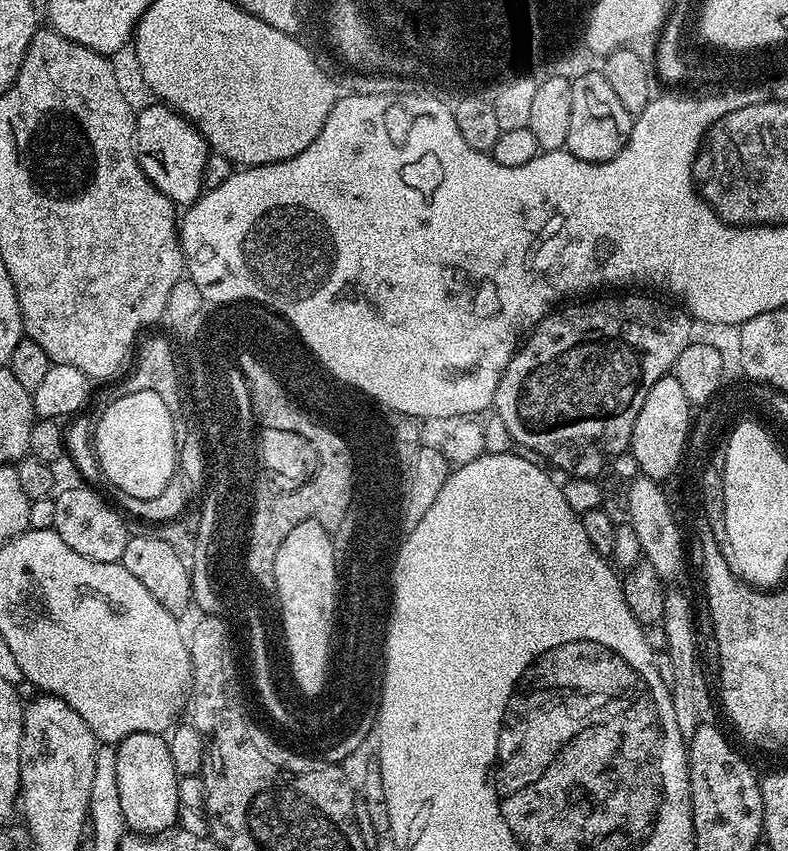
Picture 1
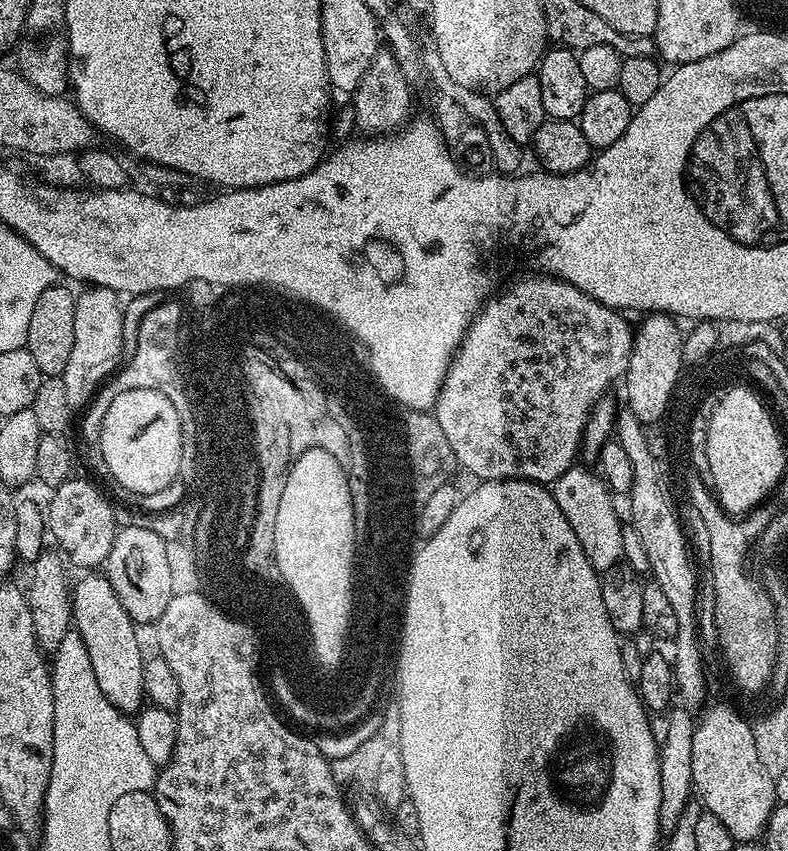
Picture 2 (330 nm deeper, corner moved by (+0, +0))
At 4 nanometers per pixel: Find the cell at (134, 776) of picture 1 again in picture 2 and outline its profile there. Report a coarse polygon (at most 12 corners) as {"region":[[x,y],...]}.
{"region":[[107,575],[75,581],[72,619],[102,694],[145,703],[137,625]]}

